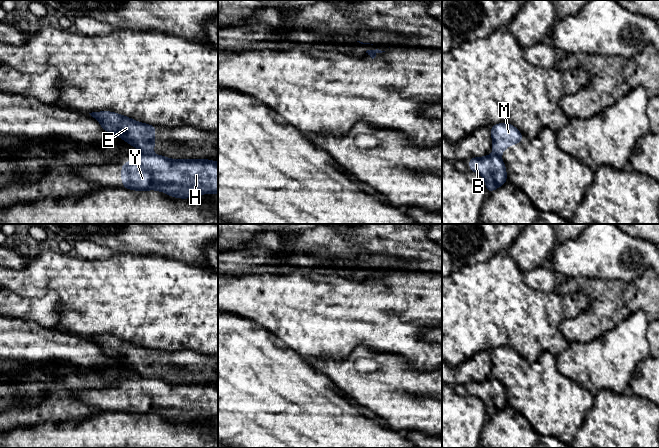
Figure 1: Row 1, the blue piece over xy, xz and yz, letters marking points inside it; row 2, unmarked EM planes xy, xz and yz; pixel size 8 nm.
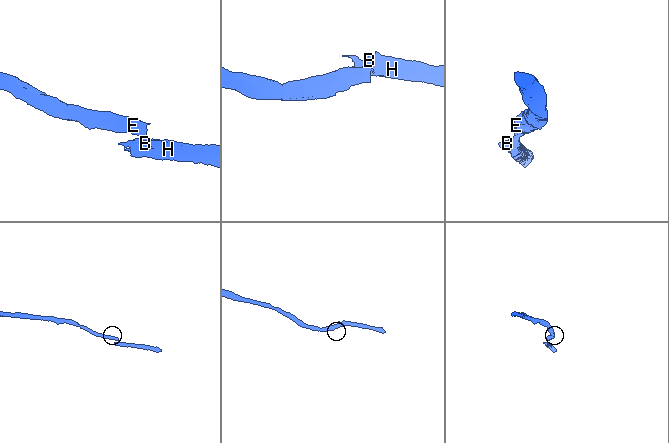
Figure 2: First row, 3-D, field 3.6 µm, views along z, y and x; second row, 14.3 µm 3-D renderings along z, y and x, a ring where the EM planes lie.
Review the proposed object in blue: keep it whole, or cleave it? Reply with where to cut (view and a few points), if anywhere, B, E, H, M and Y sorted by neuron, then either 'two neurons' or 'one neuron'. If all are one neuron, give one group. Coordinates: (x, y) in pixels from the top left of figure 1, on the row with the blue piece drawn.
xy (143, 153), (150, 154) | B H Y / E M | two neurons

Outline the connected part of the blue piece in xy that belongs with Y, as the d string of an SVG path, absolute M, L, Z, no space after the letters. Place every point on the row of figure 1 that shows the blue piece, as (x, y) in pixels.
M142 154L122 163L122 187L160 191L173 198L218 194L218 162L210 159L171 159Z

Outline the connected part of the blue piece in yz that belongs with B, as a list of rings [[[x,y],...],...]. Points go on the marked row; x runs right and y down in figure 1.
[[[495,154],[471,157],[469,170],[483,177],[487,193],[502,187],[507,181],[507,171],[503,160]]]

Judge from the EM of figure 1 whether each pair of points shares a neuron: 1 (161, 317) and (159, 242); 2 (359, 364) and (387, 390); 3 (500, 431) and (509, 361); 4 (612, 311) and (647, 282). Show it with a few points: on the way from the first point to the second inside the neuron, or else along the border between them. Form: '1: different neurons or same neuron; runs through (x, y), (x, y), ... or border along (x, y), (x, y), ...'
1: different neurons; border along (135, 255), (160, 255), (182, 261)
2: same neuron; runs through (366, 371), (380, 383)
3: different neurons; border along (508, 404), (527, 419)
4: same neuron; runs through (621, 302), (638, 291)

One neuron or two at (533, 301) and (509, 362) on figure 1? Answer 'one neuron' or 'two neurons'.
two neurons

